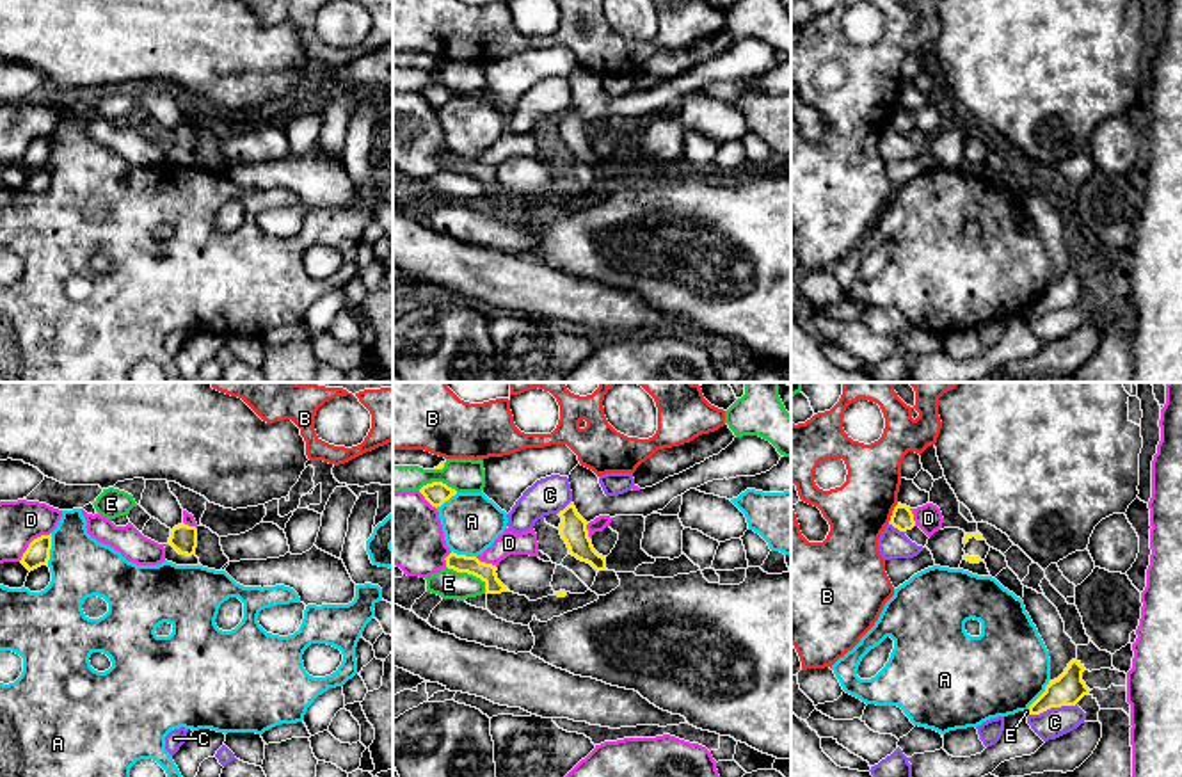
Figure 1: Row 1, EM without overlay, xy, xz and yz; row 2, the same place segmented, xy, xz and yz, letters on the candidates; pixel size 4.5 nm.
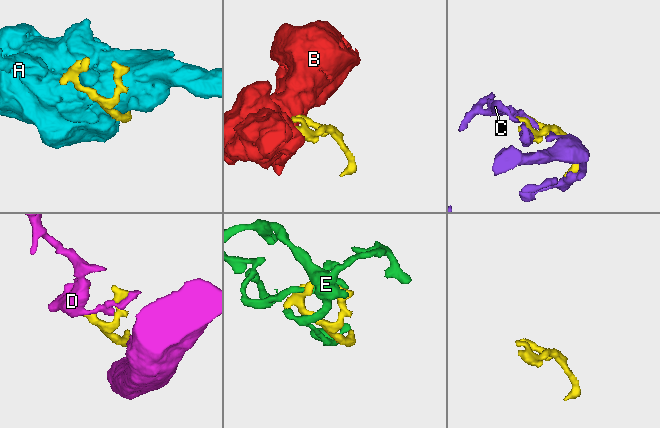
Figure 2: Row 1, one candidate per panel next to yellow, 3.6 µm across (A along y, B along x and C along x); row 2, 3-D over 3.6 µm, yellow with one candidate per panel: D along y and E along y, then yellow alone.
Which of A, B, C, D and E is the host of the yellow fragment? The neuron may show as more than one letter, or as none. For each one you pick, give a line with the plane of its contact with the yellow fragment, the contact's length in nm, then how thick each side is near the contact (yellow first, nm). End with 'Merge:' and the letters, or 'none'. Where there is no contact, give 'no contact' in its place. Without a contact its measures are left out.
Merge: none

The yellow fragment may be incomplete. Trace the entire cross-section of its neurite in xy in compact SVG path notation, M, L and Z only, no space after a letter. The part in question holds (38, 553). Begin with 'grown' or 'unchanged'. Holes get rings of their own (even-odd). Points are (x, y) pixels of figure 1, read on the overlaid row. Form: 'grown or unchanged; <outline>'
unchanged; M52 533L50 535L41 535L34 539L27 551L21 557L21 564L28 569L34 571L41 565L48 565L50 560L50 549L52 549Z

